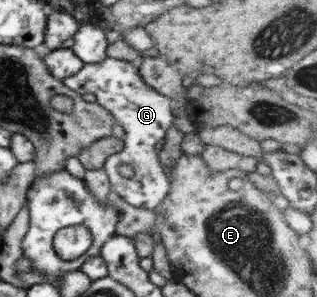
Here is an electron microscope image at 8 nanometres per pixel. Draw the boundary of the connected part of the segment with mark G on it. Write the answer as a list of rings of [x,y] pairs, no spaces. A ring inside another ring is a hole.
[[[106,57],[99,63],[84,64],[78,72],[63,80],[63,85],[77,94],[92,94],[102,106],[108,108],[126,132],[125,144],[122,151],[106,159],[103,169],[109,177],[112,191],[118,193],[128,204],[134,207],[154,209],[168,195],[170,188],[169,178],[161,165],[156,145],[170,133],[175,115],[172,99],[155,92],[146,83],[142,82],[138,74],[136,63]],[[128,164],[134,169],[134,176],[123,177],[118,166]]]

